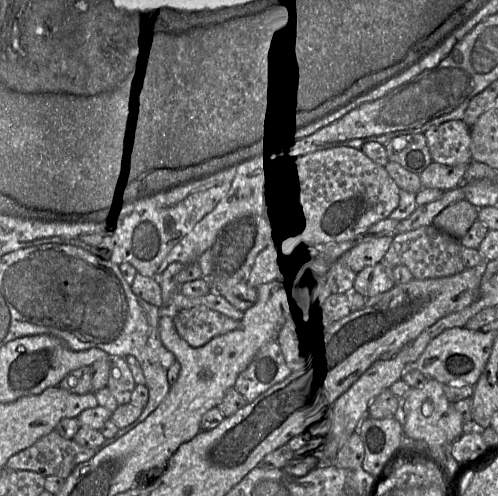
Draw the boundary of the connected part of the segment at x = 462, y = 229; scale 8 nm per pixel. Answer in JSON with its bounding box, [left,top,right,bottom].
[433,200,479,240]

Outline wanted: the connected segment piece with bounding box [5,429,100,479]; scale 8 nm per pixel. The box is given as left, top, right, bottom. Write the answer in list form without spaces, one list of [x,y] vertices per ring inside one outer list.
[[[54,429],[29,448],[11,456],[5,468],[66,479],[78,464],[90,460],[99,450],[100,447],[87,448],[66,439]]]

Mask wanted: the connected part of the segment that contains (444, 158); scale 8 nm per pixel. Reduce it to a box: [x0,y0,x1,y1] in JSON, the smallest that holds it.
[423,120,472,166]

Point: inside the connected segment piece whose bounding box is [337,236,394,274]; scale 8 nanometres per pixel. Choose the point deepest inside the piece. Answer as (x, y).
(369, 252)

